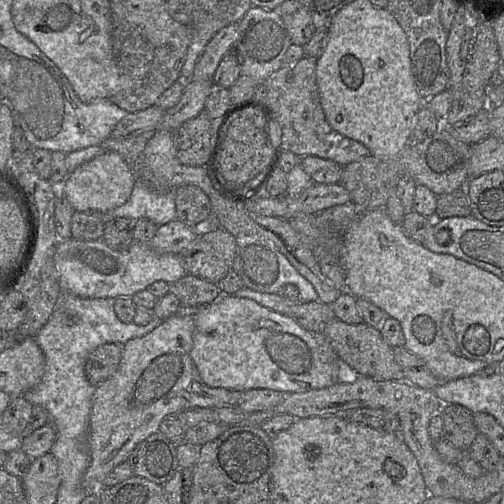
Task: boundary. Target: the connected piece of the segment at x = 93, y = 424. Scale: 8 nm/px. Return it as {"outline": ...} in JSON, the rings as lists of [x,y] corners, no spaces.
{"outline":[[[180,310],[146,335],[124,343],[118,370],[109,379],[95,386],[88,433],[90,464],[85,472],[85,487],[88,492],[99,490],[103,479],[117,465],[126,462],[140,442],[158,432],[162,420],[167,416],[178,415],[194,407],[221,408],[237,405],[241,391],[209,387],[202,381],[190,355],[194,330],[194,311]]]}

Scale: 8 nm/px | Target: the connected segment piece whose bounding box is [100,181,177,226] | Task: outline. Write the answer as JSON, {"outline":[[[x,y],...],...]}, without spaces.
{"outline":[[[136,181],[128,200],[121,206],[106,213],[100,213],[106,223],[115,218],[147,218],[158,226],[177,219],[174,190],[159,193]]]}

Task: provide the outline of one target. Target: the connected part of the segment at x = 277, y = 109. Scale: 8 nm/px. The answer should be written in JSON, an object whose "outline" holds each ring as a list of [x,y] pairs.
{"outline":[[[303,57],[294,65],[281,67],[264,83],[267,87],[266,103],[263,103],[270,123],[276,121],[281,128],[281,146],[278,151],[288,150],[303,156],[330,159],[341,166],[370,155],[369,149],[352,138],[335,131],[323,112],[316,79],[317,58]]]}

